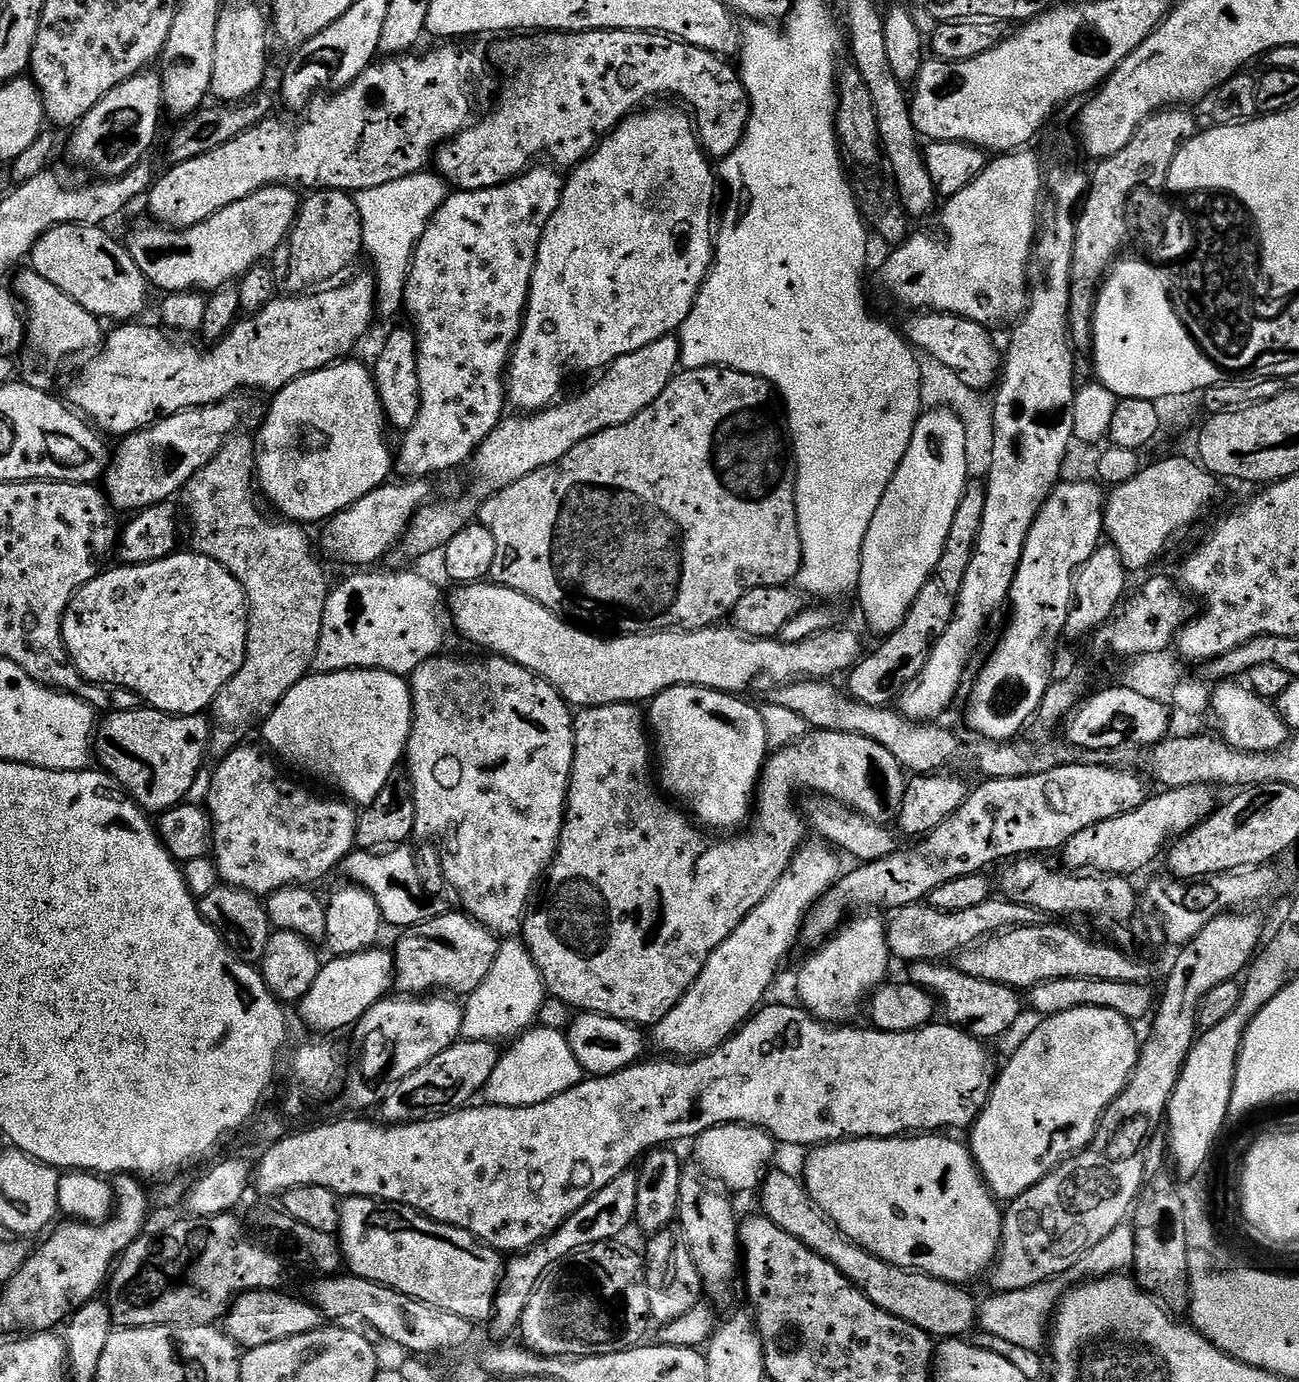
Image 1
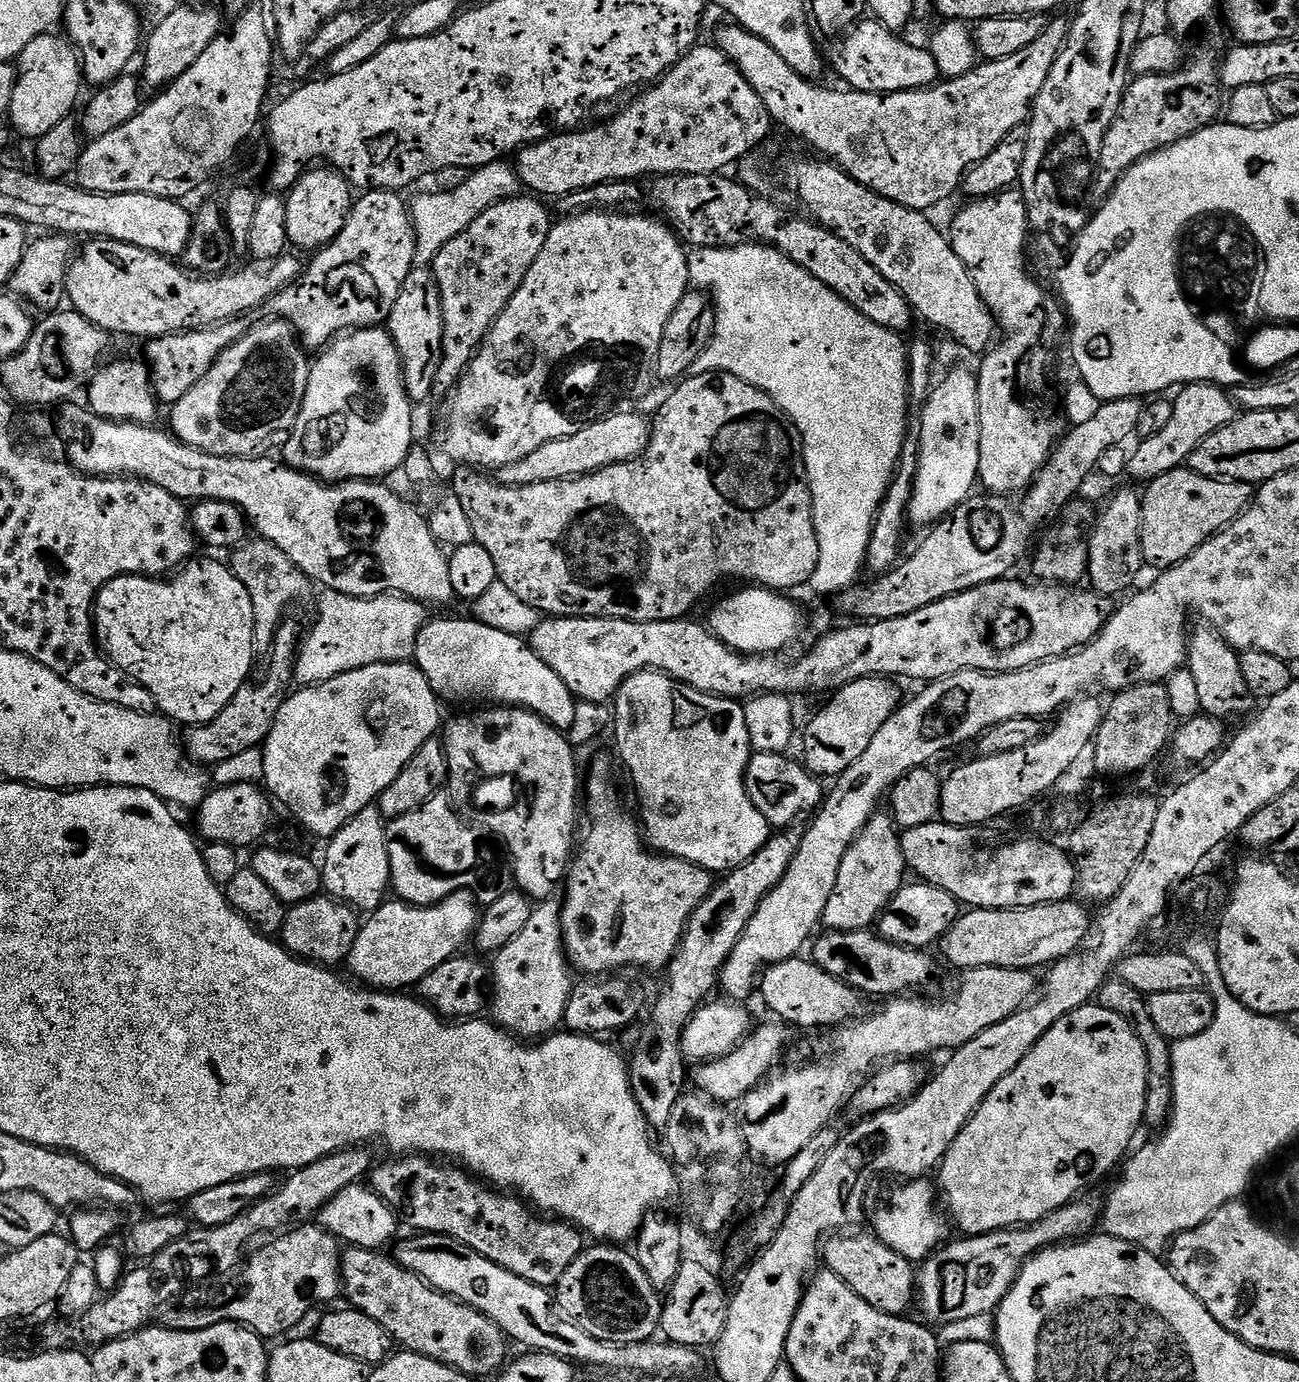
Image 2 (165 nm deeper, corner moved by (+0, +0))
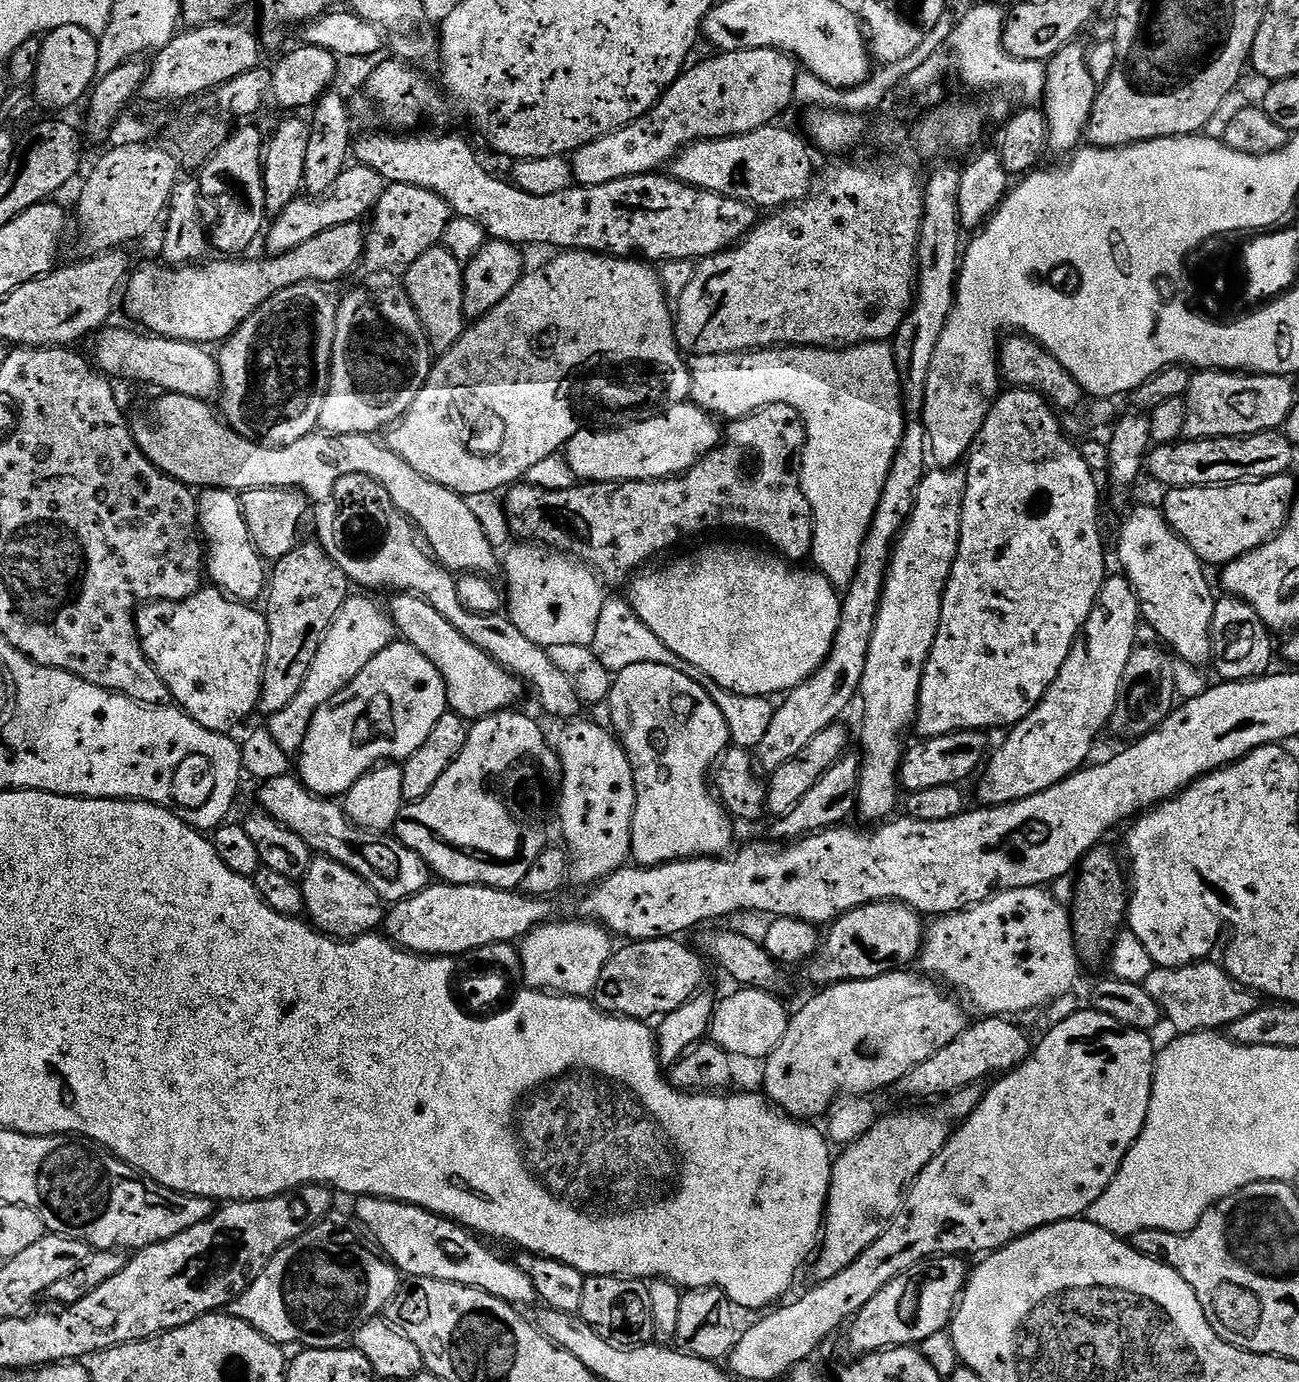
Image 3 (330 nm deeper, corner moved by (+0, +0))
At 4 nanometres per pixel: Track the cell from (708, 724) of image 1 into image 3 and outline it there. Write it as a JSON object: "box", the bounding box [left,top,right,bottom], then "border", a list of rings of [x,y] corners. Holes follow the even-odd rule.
{"box":[606,664,734,868],"border":[[[640,664],[628,666],[621,672],[615,673],[612,681],[612,693],[608,695],[606,708],[612,711],[611,731],[628,755],[628,761],[634,774],[636,805],[634,806],[634,822],[632,823],[632,860],[641,868],[653,868],[659,864],[669,864],[675,860],[723,857],[729,851],[727,848],[732,844],[732,824],[734,825],[734,820],[728,809],[714,795],[713,789],[710,787],[710,773],[716,759],[730,747],[730,739],[726,718],[723,717],[722,711],[715,704],[714,698],[698,682],[691,680],[686,674],[682,674],[678,670],[671,669],[670,666]]]}

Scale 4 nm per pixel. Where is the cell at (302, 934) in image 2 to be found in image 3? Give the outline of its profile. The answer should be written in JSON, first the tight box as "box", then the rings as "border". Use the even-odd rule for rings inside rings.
{"box":[302,856,385,942],"border":[[[316,856],[306,870],[302,881],[304,890],[304,910],[307,919],[316,931],[337,940],[351,942],[357,936],[375,933],[384,923],[385,901],[354,870],[342,866],[325,856]]]}

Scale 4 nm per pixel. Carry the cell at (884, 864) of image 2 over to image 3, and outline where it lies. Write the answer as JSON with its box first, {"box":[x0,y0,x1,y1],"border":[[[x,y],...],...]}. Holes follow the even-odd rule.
{"box":[856,470,963,821],"border":[[[929,470],[922,478],[922,486],[918,486],[914,510],[892,546],[892,560],[884,578],[878,618],[858,693],[859,699],[864,699],[864,725],[860,728],[864,752],[860,756],[856,806],[858,816],[864,820],[887,821],[895,813],[892,811],[900,796],[902,800],[899,774],[906,744],[900,741],[900,735],[913,727],[920,706],[920,683],[928,651],[938,634],[944,584],[958,554],[963,501],[963,471]]]}

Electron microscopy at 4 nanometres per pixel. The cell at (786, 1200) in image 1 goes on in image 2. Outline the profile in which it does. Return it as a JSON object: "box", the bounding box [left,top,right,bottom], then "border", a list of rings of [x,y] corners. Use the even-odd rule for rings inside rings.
{"box":[822,1230,917,1316],"border":[[[865,1230],[857,1236],[852,1234],[833,1234],[823,1241],[822,1264],[827,1271],[838,1274],[858,1298],[870,1302],[874,1310],[882,1310],[882,1314],[904,1316],[907,1308],[913,1307],[917,1299],[916,1277],[917,1269],[913,1261],[902,1258],[890,1246],[886,1246],[871,1231]]]}

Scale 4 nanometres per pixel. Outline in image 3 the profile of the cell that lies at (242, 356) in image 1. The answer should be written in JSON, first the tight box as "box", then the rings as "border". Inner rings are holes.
{"box":[363,184,453,272],"border":[[[388,184],[370,213],[372,230],[369,229],[365,241],[363,267],[368,267],[372,272],[407,272],[409,266],[426,254],[426,250],[437,247],[443,241],[444,232],[453,216],[448,203],[430,190],[405,184]]]}

